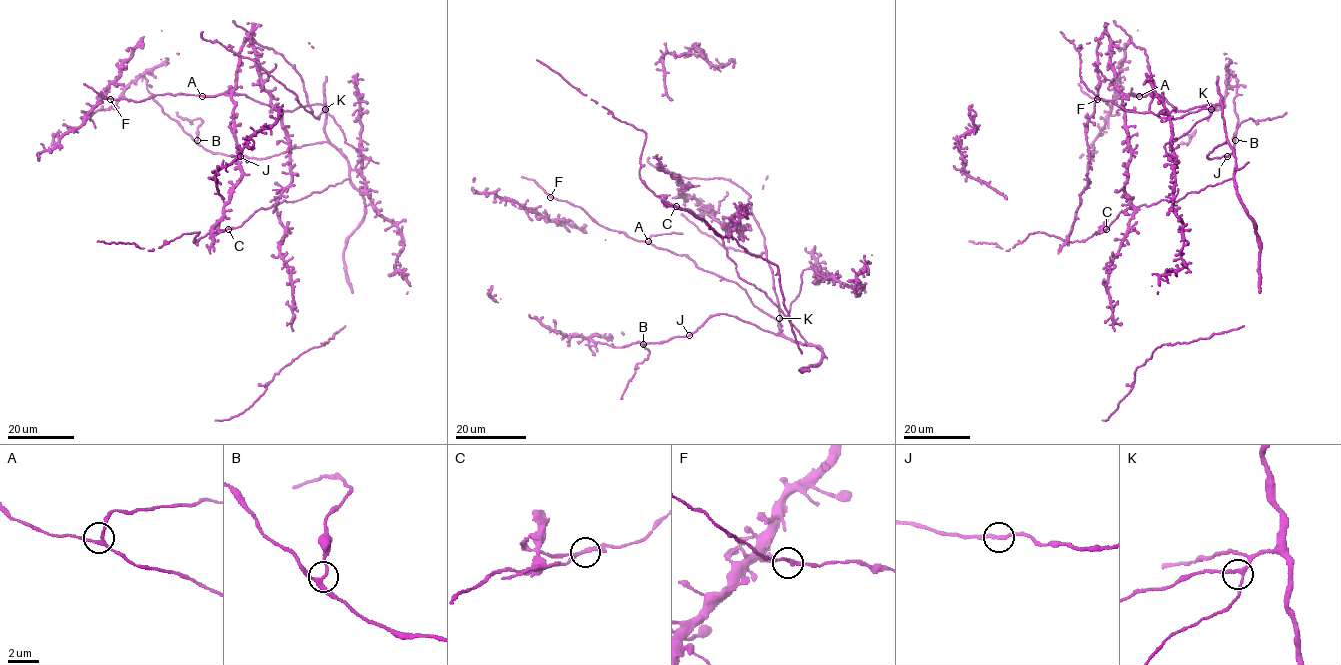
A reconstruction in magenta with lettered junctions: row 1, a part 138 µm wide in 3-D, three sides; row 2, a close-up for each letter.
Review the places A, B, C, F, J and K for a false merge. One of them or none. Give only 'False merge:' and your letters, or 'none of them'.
False merge: C

